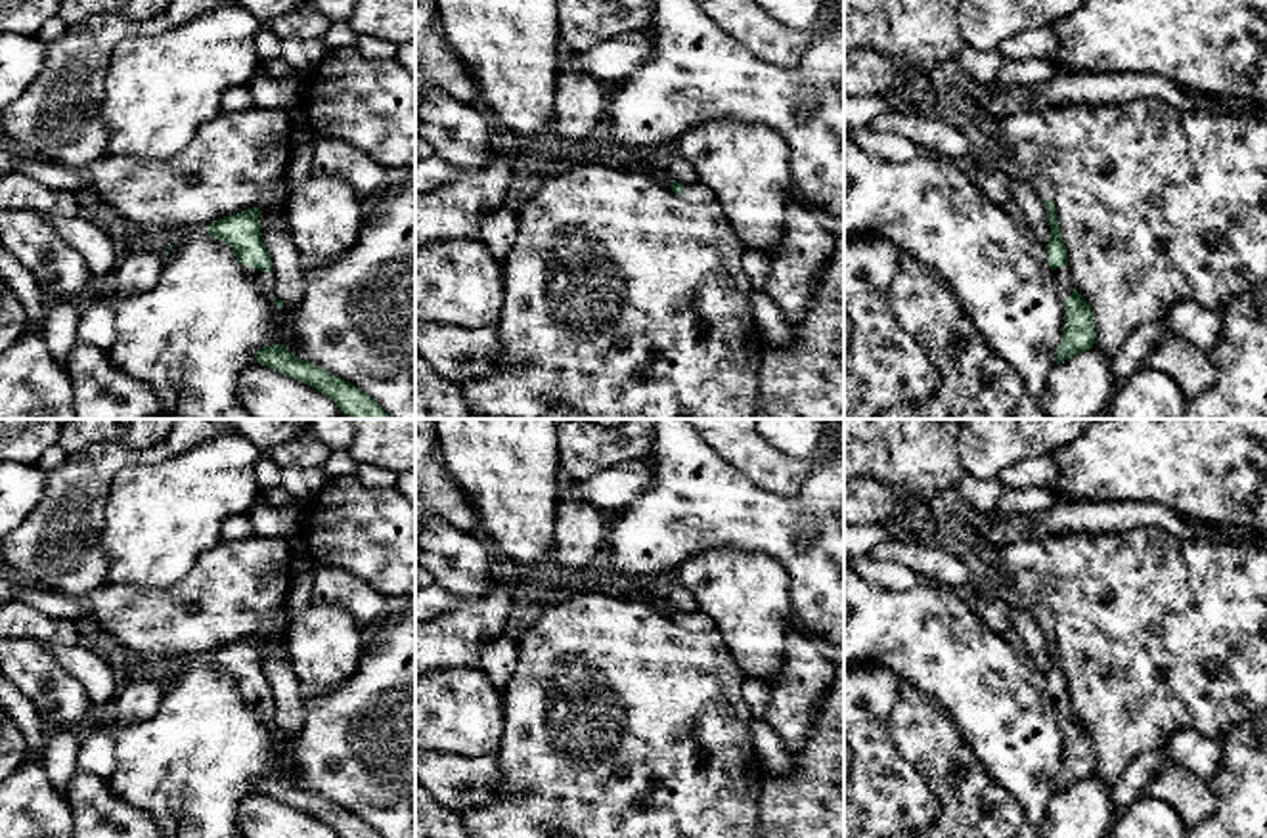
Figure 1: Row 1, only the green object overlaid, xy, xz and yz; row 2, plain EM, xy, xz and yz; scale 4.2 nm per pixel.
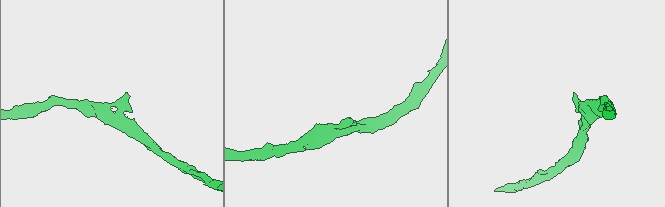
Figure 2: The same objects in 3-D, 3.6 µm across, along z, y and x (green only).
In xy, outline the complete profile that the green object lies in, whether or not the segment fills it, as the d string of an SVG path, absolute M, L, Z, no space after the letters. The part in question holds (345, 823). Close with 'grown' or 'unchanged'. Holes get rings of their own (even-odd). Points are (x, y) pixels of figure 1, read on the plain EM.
M283 773L262 775L256 790L281 804L293 805L335 830L339 838L383 838L373 827L358 819L352 811L327 802L308 788L300 788Z; unchanged

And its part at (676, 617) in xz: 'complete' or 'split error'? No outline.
split error

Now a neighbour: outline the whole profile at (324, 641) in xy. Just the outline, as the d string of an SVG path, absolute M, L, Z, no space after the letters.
M312 603L291 614L285 652L304 691L327 691L348 679L364 654L362 624L337 603Z

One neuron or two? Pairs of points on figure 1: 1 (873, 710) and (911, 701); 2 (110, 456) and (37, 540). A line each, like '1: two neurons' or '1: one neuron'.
1: two neurons
2: one neuron

